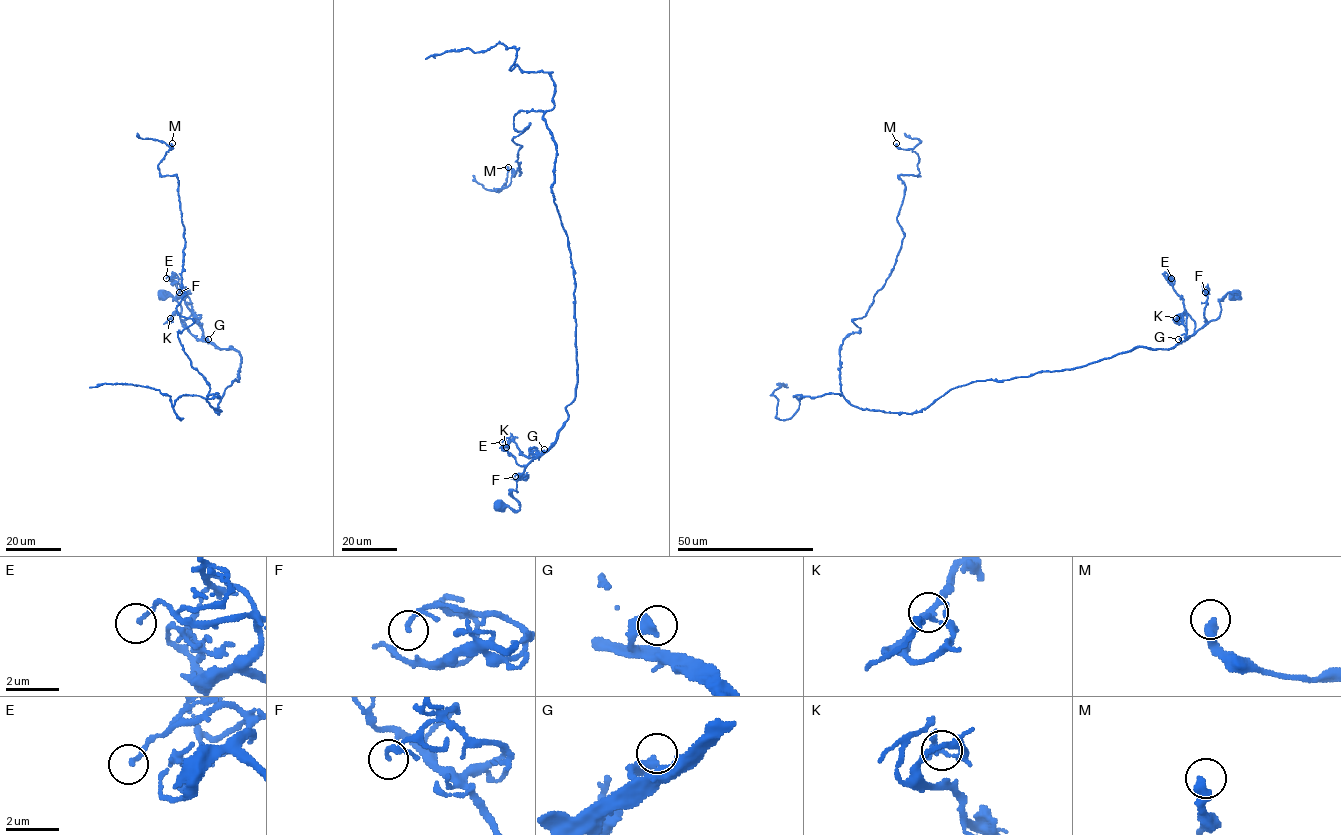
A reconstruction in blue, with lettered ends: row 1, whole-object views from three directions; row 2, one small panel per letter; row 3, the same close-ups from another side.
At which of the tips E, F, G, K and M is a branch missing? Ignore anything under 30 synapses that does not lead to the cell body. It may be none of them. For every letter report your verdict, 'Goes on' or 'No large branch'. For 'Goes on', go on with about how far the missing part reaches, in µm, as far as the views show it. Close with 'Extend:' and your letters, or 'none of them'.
E: No large branch
F: No large branch
G: No large branch
K: No large branch
M: No large branch
Extend: none of them

